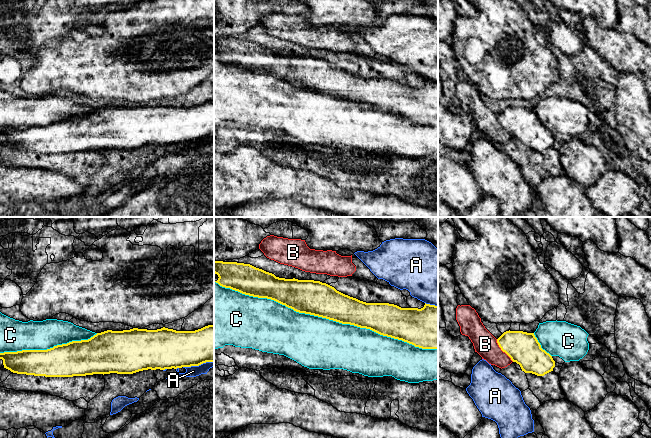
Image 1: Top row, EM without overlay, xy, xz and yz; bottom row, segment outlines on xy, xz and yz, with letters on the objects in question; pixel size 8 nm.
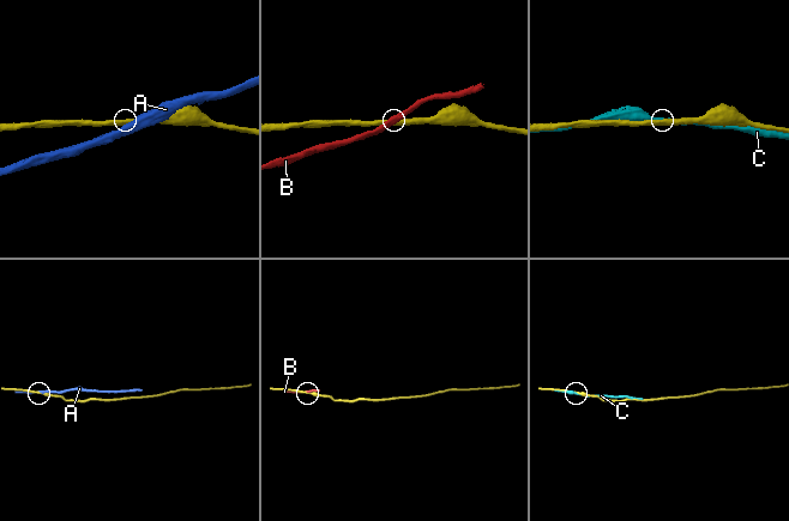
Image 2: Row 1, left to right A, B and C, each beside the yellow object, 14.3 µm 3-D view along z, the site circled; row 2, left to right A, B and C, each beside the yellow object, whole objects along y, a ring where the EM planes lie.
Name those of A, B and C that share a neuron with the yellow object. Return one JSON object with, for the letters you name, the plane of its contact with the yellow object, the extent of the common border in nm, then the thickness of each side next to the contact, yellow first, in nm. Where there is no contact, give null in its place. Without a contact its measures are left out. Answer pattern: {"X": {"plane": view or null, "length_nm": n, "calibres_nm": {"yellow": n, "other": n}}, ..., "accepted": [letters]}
{"accepted": []}

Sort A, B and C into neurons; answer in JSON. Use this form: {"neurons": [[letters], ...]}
{"neurons": [["A"], ["B"], ["C"]]}

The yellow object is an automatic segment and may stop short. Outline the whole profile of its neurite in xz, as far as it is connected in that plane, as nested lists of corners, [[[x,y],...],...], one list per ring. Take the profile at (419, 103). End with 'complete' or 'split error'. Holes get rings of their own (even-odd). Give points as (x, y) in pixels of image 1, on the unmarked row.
[[[214,37],[214,49],[219,53],[216,59],[242,70],[271,75],[299,89],[370,105],[422,125],[438,125],[438,82],[425,79],[423,84],[418,85],[401,84],[389,79],[366,79],[320,57],[279,54],[244,39]]]; complete

